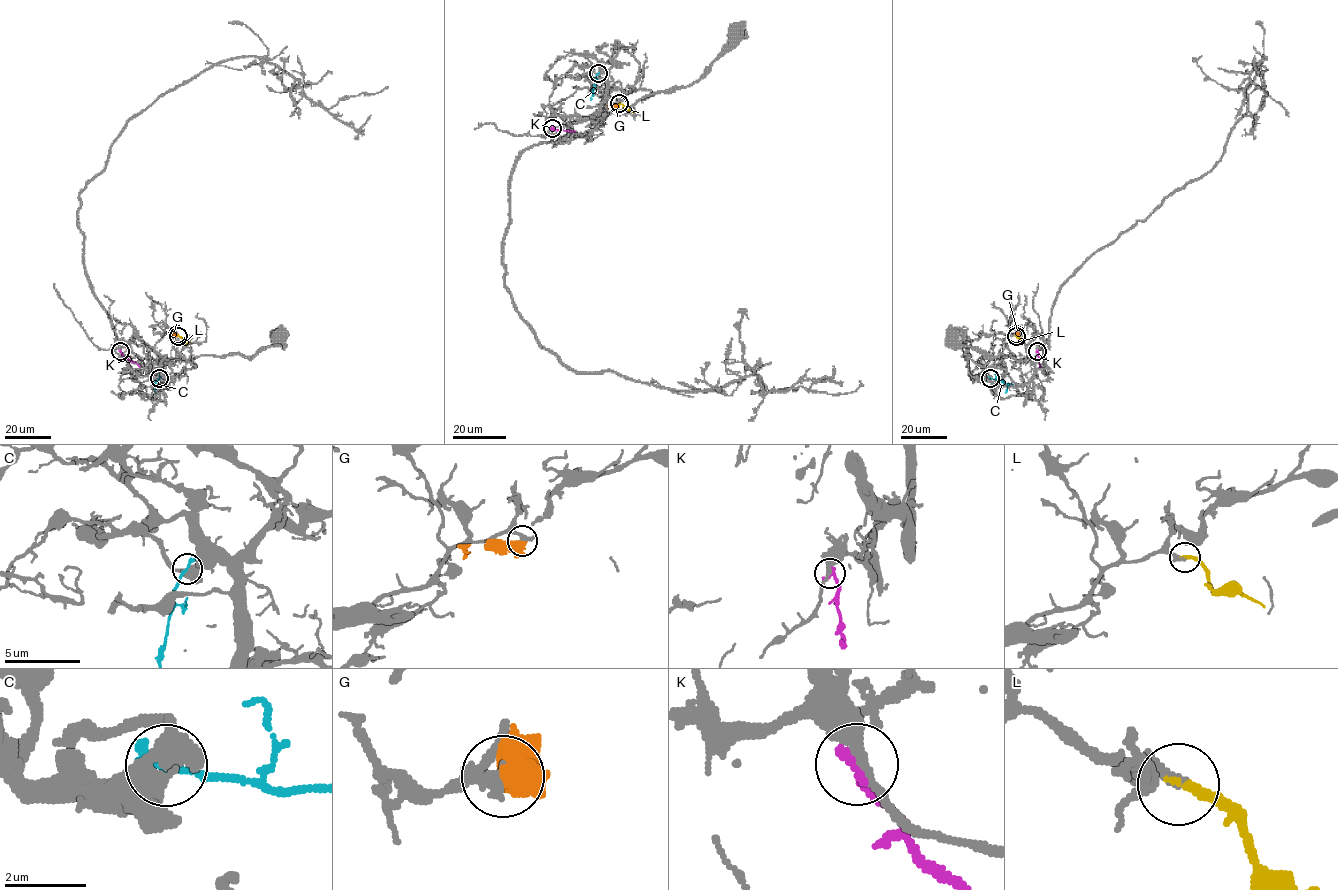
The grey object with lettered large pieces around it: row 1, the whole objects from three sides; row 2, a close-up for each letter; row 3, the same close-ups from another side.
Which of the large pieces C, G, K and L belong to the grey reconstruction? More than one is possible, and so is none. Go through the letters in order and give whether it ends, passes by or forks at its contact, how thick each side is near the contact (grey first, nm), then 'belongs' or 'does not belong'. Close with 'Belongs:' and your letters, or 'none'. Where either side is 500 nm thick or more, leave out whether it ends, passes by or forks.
C: it ends; calibres 400 and 240 nm; does not belong
G: calibres 360 and 700 nm; does not belong
K: it ends; calibres 320 and 340 nm; does not belong
L: it ends; calibres 320 and 260 nm; belongs
Belongs: L

